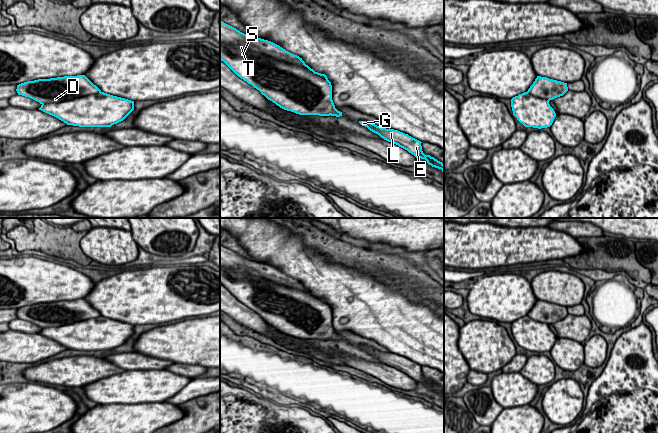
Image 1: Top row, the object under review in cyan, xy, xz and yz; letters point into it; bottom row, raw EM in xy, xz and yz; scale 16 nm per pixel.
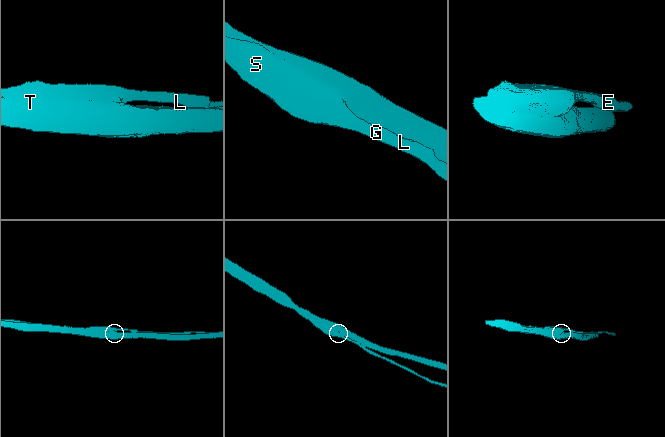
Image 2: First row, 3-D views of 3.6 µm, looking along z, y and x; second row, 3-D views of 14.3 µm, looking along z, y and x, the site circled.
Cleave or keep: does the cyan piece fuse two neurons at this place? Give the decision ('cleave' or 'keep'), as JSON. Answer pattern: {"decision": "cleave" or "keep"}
{"decision": "cleave"}

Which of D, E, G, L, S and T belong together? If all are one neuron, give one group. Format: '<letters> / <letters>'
D E G L S / T

